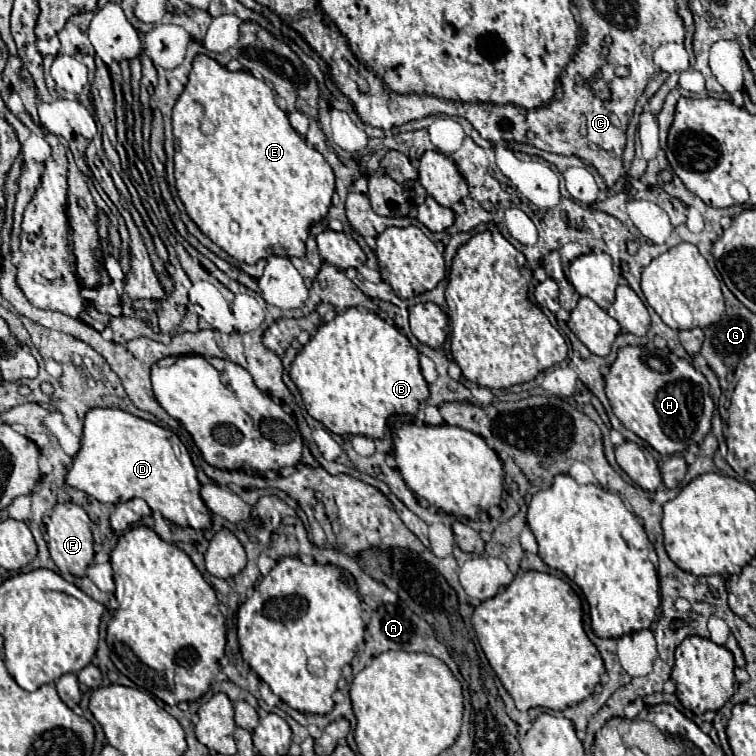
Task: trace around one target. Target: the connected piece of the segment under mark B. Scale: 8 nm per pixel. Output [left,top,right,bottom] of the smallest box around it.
[291,308,429,440]

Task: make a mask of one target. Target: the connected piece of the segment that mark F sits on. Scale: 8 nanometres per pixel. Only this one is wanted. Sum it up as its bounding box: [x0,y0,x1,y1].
[46,502,93,576]

